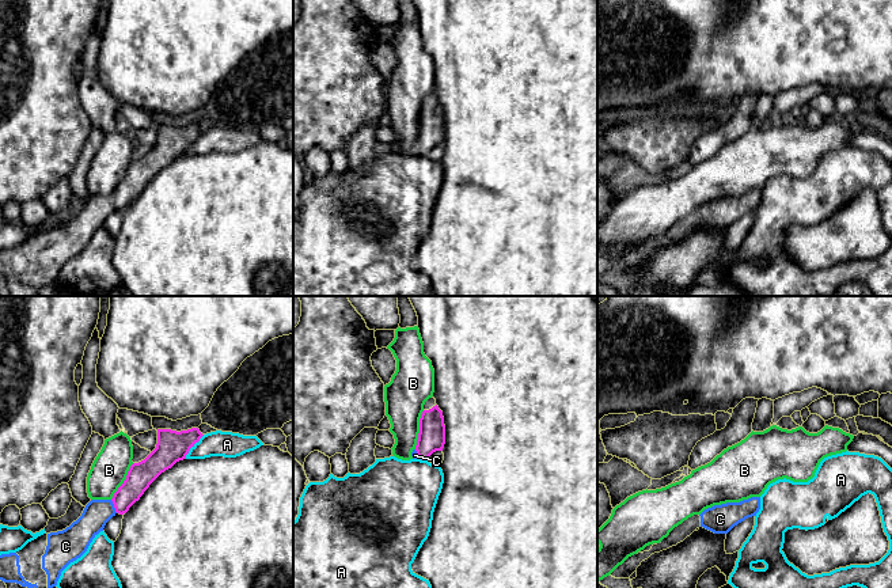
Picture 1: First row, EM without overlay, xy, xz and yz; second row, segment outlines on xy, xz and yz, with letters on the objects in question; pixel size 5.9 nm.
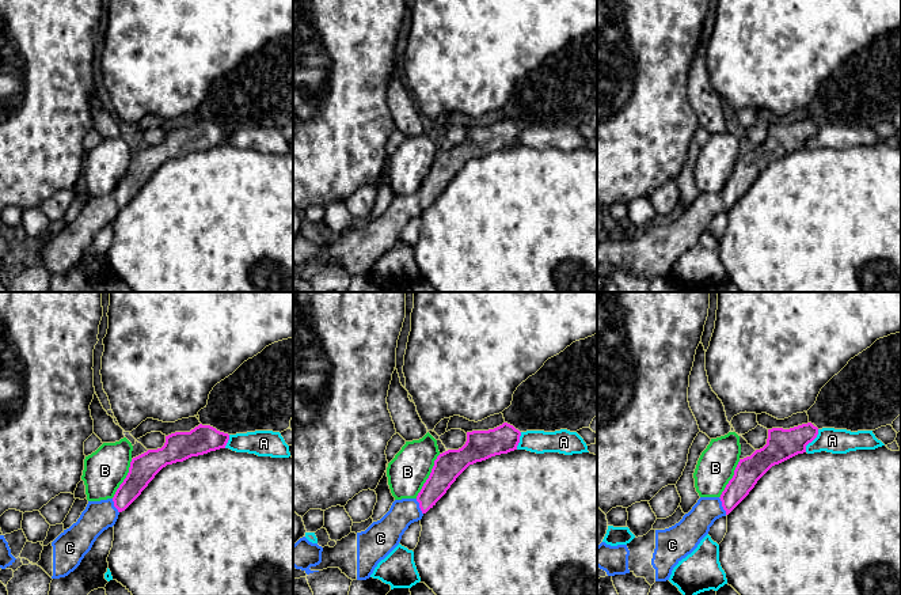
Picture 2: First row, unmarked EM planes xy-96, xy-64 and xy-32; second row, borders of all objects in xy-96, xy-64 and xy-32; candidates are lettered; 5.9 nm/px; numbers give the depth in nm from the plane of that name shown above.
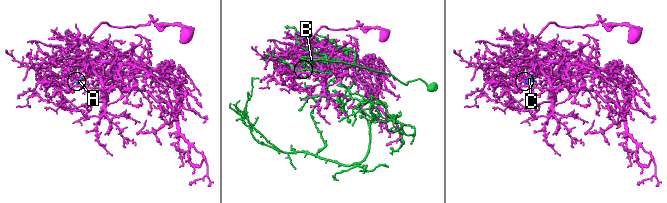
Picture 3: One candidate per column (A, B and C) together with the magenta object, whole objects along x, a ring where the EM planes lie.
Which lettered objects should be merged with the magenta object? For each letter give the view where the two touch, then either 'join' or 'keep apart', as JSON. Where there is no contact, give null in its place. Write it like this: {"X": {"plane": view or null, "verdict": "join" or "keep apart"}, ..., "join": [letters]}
{"A": {"plane": "xy", "verdict": "keep apart"}, "B": {"plane": "xz", "verdict": "keep apart"}, "C": {"plane": "xy", "verdict": "join"}, "join": ["C"]}

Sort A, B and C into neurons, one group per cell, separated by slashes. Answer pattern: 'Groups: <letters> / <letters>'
Groups: A / B / C

